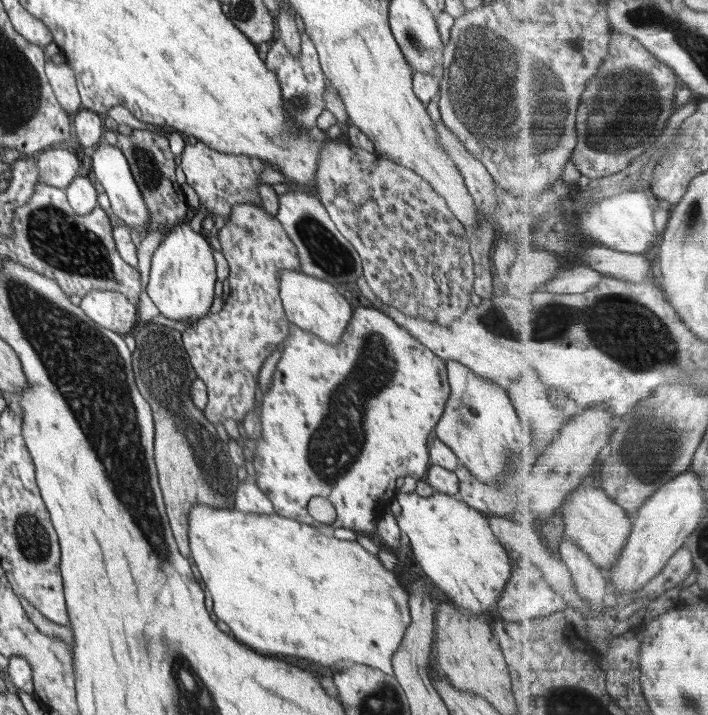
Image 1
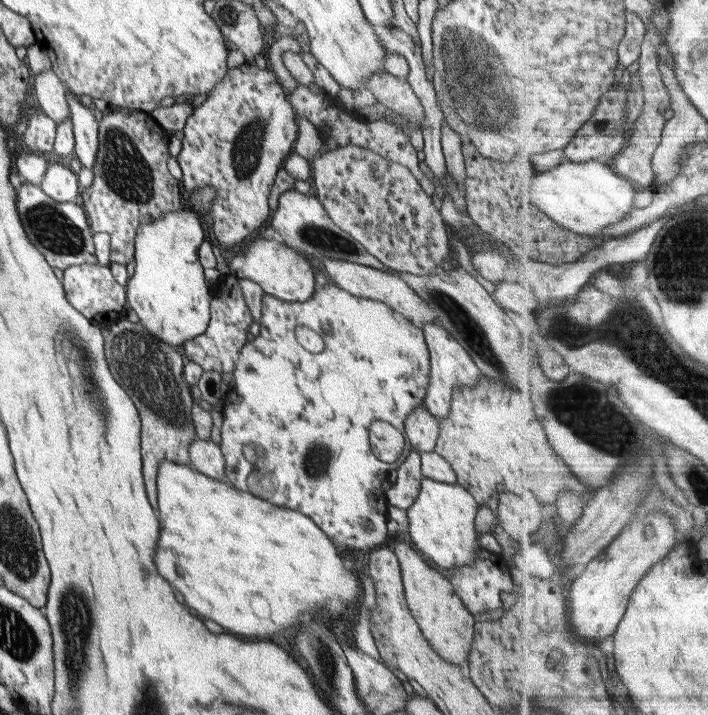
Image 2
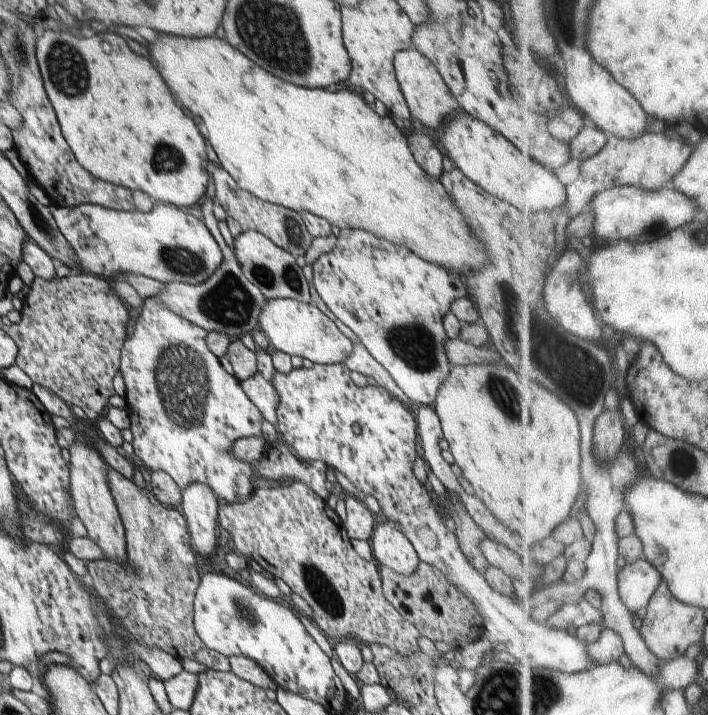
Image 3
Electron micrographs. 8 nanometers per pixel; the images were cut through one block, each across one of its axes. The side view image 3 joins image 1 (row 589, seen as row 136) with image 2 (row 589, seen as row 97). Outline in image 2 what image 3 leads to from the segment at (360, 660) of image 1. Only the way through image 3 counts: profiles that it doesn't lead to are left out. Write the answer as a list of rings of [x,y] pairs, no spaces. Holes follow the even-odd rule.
[[[166,459],[158,465],[156,484],[158,484],[158,522],[160,522],[160,538],[158,538],[156,554],[154,554],[156,570],[158,570],[158,574],[164,580],[170,582],[172,588],[178,593],[179,598],[180,594],[182,594],[181,601],[190,610],[194,613],[202,614],[206,619],[214,620],[224,630],[236,632],[236,634],[242,634],[242,636],[252,636],[252,639],[264,640],[262,636],[278,634],[282,628],[290,628],[296,622],[300,622],[302,618],[298,618],[298,614],[302,616],[304,612],[310,612],[310,614],[314,612],[314,616],[316,616],[316,612],[326,612],[332,620],[334,616],[340,618],[341,616],[346,616],[346,614],[353,614],[354,606],[363,598],[364,592],[360,588],[361,581],[356,571],[343,559],[329,536],[324,534],[324,531],[319,526],[316,526],[316,523],[310,517],[303,515],[301,512],[275,505],[253,493],[238,490],[227,480],[221,481],[214,479],[214,477],[206,476],[191,465],[182,465]]]

